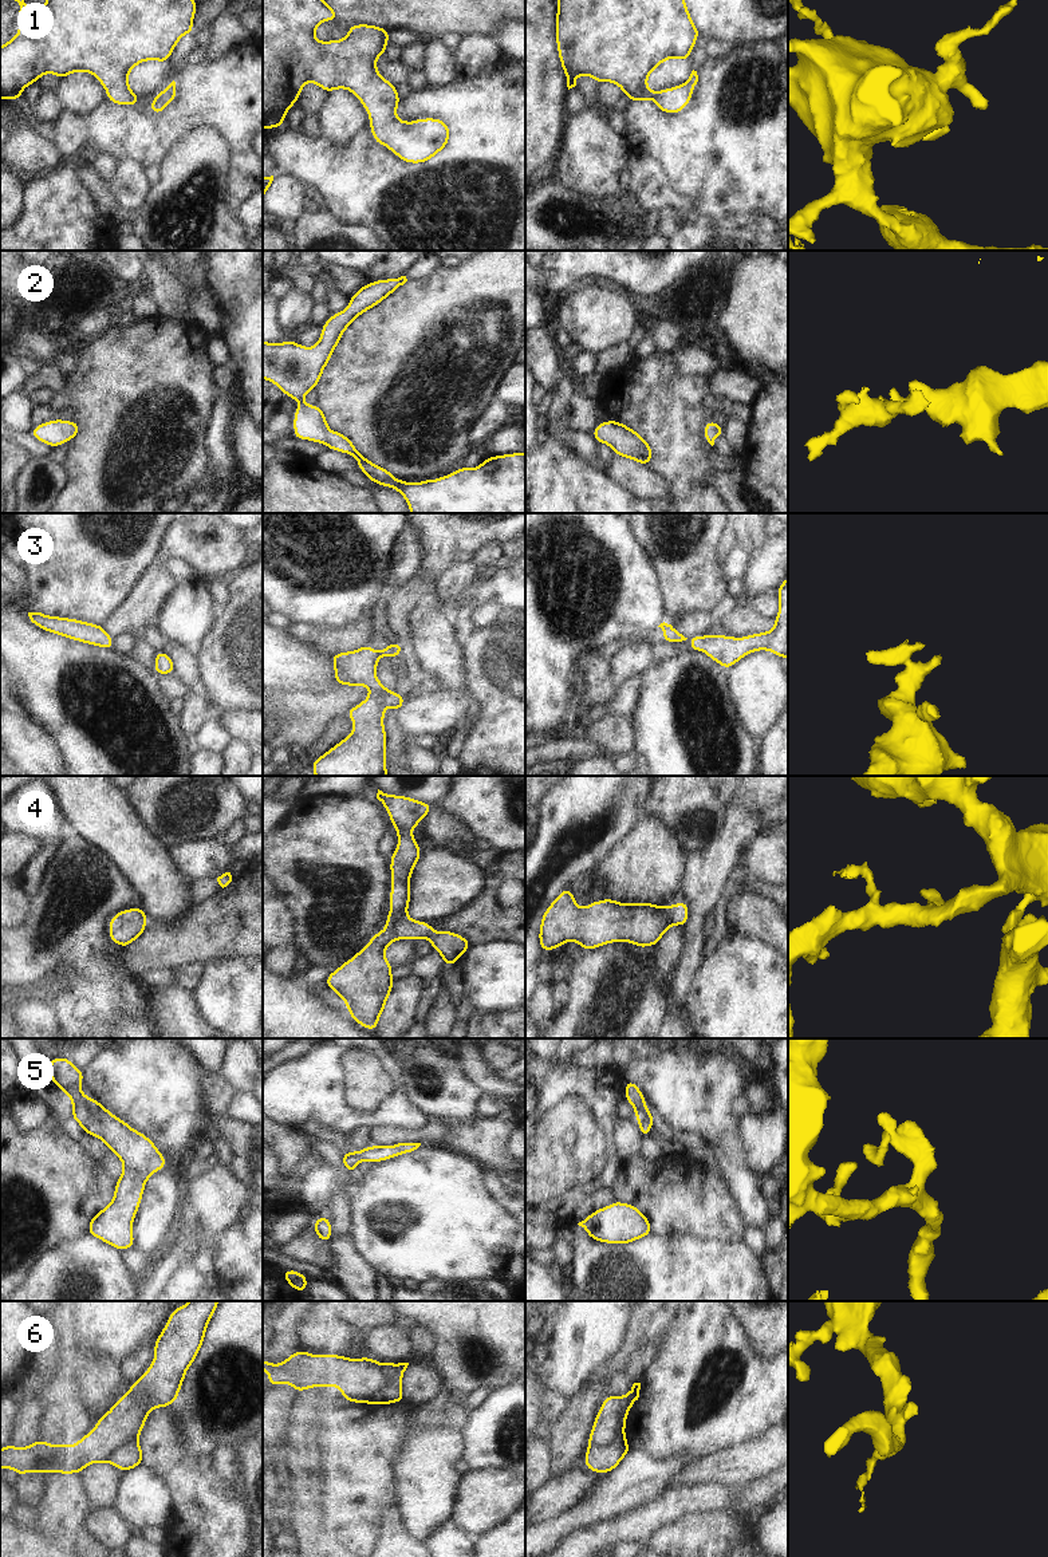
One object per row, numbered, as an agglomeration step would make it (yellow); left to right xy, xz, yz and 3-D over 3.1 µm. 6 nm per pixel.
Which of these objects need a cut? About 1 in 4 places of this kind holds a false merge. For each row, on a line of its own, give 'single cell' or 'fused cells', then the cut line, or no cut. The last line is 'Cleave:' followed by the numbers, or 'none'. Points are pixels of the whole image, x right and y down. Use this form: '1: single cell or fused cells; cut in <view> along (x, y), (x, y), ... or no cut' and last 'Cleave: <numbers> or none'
1: single cell; no cut
2: single cell; no cut
3: single cell; no cut
4: fused cells; cut in xz along (406, 914), (402, 914), (393, 923), (393, 941)
5: single cell; no cut
6: fused cells; cut in xz along (397, 1364), (390, 1371), (389, 1379), (367, 1403)
Cleave: 4, 6

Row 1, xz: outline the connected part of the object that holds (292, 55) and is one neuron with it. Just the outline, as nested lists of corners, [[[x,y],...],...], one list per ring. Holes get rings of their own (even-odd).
[[[263,0],[263,130],[284,126],[287,113],[298,103],[304,84],[311,82],[327,94],[338,88],[351,91],[367,111],[374,141],[401,161],[430,161],[446,147],[450,129],[440,118],[406,122],[397,117],[401,102],[397,87],[377,68],[377,58],[385,56],[391,31],[374,24],[350,24],[343,39],[318,40],[316,28],[336,19],[338,12],[326,0]]]

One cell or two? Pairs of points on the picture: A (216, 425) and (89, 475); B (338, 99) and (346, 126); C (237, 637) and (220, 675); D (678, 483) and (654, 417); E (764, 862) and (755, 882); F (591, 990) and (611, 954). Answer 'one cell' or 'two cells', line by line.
A: two cells
B: one cell
C: one cell
D: one cell
E: two cells
F: one cell

